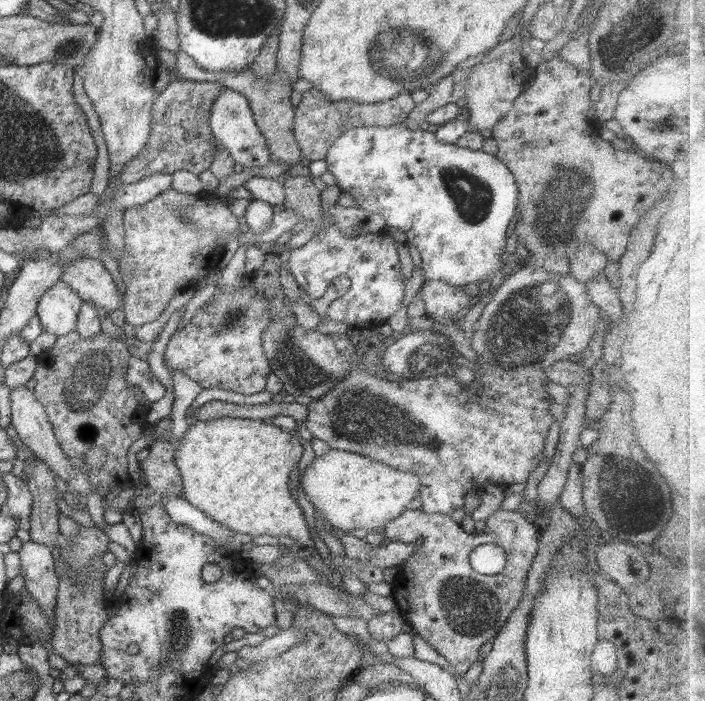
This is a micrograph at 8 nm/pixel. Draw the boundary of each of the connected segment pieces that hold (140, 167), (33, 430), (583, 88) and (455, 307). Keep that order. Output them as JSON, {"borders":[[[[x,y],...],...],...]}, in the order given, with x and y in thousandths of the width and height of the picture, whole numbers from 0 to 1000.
{"borders":[[[[247,108],[230,131],[221,131],[211,200],[204,215],[176,235],[170,258],[191,262],[221,247],[244,248],[250,243],[267,243],[281,251],[291,245],[306,224],[306,207],[312,205],[296,180],[298,158],[319,124],[309,116],[272,116]]],[[[34,549],[24,555],[17,555],[14,561],[16,571],[16,605],[23,612],[28,628],[40,636],[41,642],[57,656],[65,660],[65,665],[78,675],[78,679],[85,679],[88,685],[95,685],[106,676],[106,668],[101,660],[99,652],[88,642],[82,633],[77,612],[68,595],[64,591],[62,579],[54,573],[48,558],[40,555]]],[[[786,81],[784,84],[772,87],[757,97],[755,111],[752,113],[752,124],[732,140],[728,153],[722,161],[715,165],[698,183],[698,198],[706,204],[706,220],[704,224],[723,243],[725,248],[730,251],[732,264],[738,277],[735,277],[733,290],[733,308],[730,332],[735,335],[733,342],[748,354],[748,359],[755,368],[756,377],[766,377],[774,372],[776,368],[782,372],[800,367],[800,354],[809,348],[835,348],[843,354],[855,359],[865,374],[878,372],[879,367],[888,357],[891,345],[894,345],[894,328],[908,317],[908,312],[922,300],[926,294],[936,288],[936,282],[942,277],[948,277],[950,262],[955,258],[955,245],[948,234],[936,234],[921,228],[913,221],[905,220],[904,215],[896,213],[877,214],[871,211],[867,203],[854,200],[848,191],[850,178],[840,170],[834,168],[834,157],[837,154],[837,124],[843,114],[831,101],[820,100],[813,96],[803,86]]],[[[627,401],[603,402],[591,417],[591,425],[603,434],[607,454],[618,462],[627,454],[651,455],[668,438],[670,424],[658,409],[641,408]]]]}

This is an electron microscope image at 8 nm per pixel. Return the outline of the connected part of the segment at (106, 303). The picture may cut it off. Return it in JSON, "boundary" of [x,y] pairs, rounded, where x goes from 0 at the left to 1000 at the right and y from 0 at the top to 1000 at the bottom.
{"boundary":[[[108,368],[91,379],[85,401],[101,408],[118,429],[145,438],[159,447],[162,439],[174,442],[176,419],[167,415],[156,388],[142,372],[130,368]]]}

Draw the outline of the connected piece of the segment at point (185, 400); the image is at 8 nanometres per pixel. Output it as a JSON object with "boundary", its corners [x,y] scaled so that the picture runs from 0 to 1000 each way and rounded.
{"boundary":[[[244,528],[243,539],[247,544],[247,576],[244,579],[243,601],[244,616],[255,626],[264,619],[271,606],[264,595],[264,586],[272,581],[278,566],[287,559],[287,551],[270,541],[254,528]]]}

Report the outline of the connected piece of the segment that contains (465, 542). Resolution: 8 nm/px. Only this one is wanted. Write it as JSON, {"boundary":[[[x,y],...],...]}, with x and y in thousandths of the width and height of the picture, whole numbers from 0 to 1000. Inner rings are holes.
{"boundary":[[[576,726],[565,739],[553,743],[545,753],[548,772],[573,772],[589,775],[596,770],[597,777],[570,805],[560,822],[560,830],[567,832],[567,852],[559,847],[563,866],[569,870],[576,886],[576,896],[587,896],[590,903],[610,917],[616,927],[638,946],[647,961],[658,964],[670,949],[681,939],[681,924],[696,916],[706,900],[712,899],[728,872],[732,872],[740,852],[745,850],[746,826],[756,796],[765,783],[765,752],[749,745],[745,733],[730,729],[706,726],[689,742],[691,752],[685,757],[660,759],[650,745],[633,733],[607,733],[594,726]],[[681,776],[705,776],[719,790],[719,800],[712,816],[698,822],[675,816],[665,803],[667,789]]]}

